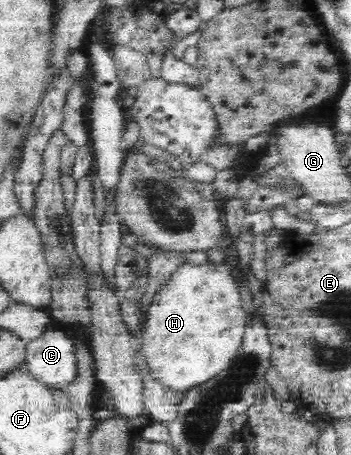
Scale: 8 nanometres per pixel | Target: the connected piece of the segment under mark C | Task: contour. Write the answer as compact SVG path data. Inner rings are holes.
M53 325L25 344L28 375L49 388L64 390L75 376L75 353L66 330Z

